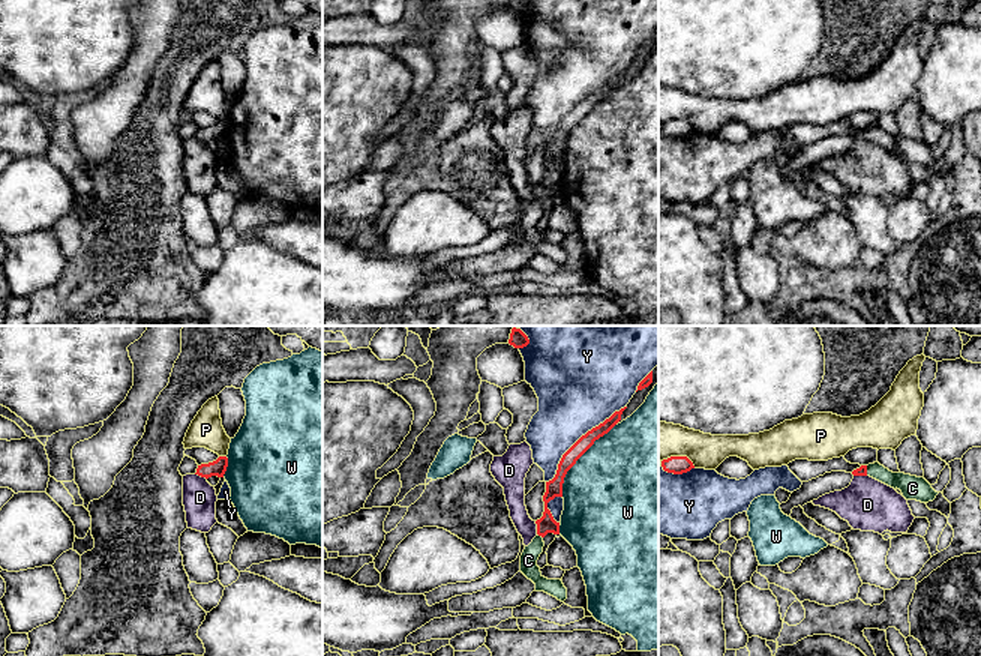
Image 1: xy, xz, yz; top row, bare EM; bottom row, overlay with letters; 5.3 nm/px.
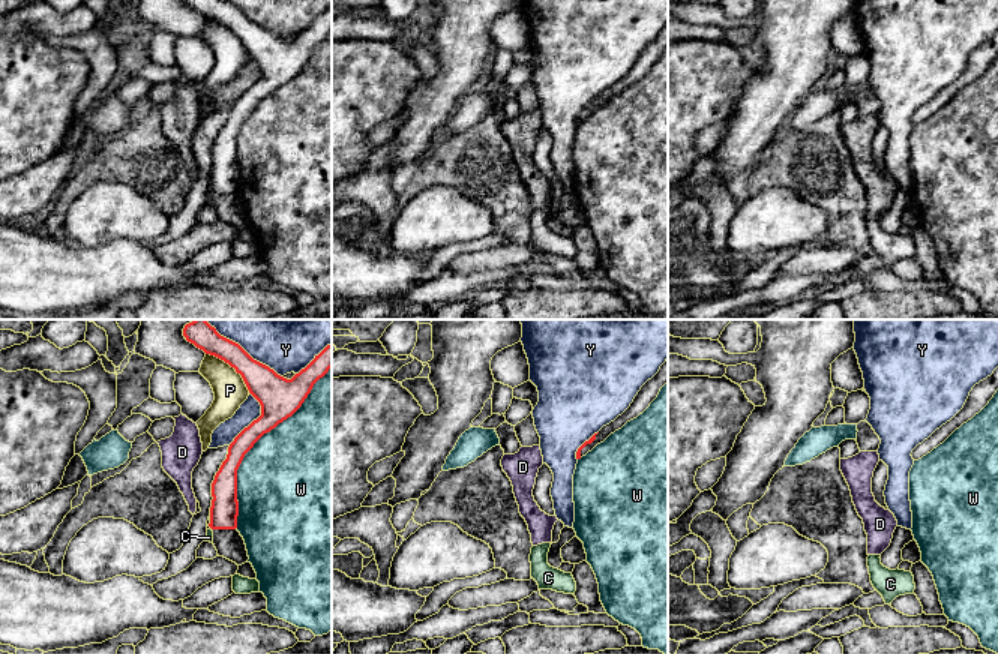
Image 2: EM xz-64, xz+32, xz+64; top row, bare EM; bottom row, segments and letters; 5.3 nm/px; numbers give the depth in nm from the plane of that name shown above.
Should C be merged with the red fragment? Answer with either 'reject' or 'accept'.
accept

